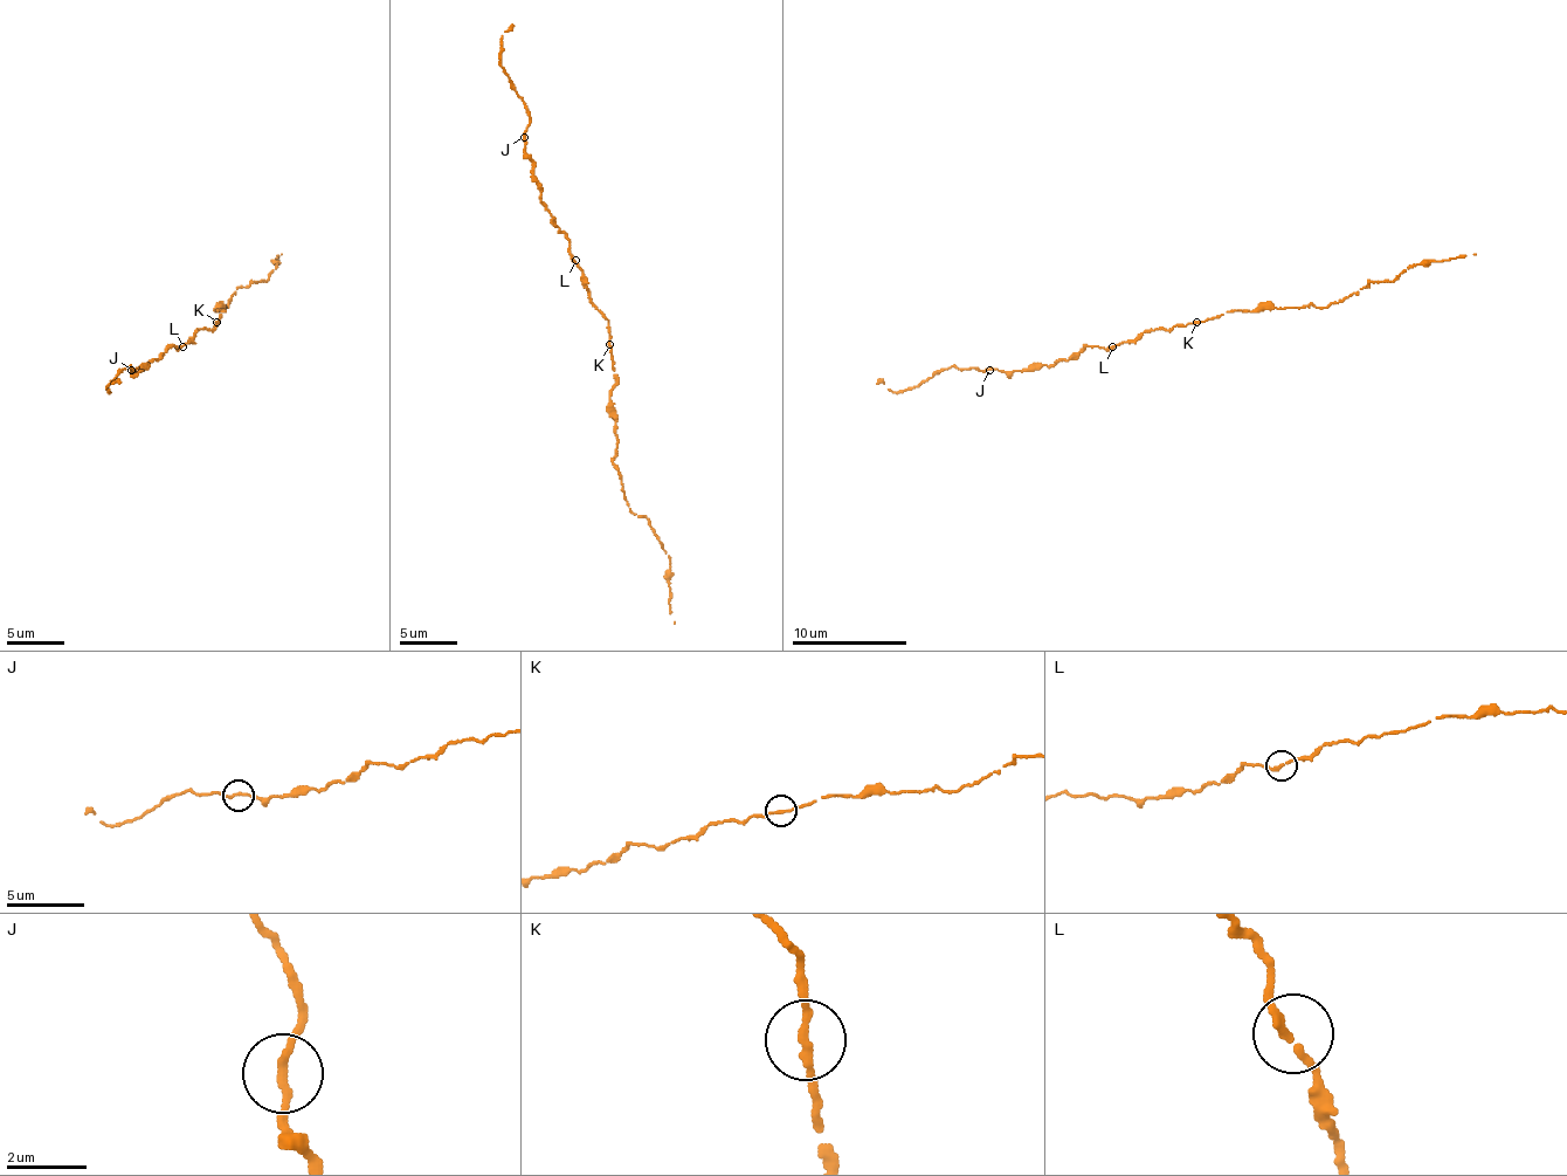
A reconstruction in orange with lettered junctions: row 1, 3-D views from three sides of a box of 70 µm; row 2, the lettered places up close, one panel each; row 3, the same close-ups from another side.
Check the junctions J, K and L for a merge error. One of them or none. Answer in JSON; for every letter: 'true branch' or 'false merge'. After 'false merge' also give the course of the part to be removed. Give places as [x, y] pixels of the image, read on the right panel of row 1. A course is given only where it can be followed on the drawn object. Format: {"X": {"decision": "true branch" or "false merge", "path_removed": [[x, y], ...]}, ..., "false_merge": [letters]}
{"J": {"decision": "true branch"}, "K": {"decision": "true branch"}, "L": {"decision": "true branch"}, "false_merge": []}

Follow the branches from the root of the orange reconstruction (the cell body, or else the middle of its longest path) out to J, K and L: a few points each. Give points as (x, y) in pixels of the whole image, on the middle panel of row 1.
J: (605, 318), (591, 301), (570, 240), (542, 200), (524, 137)
K: (605, 318), (611, 344)
L: (605, 318), (591, 301), (575, 260)

